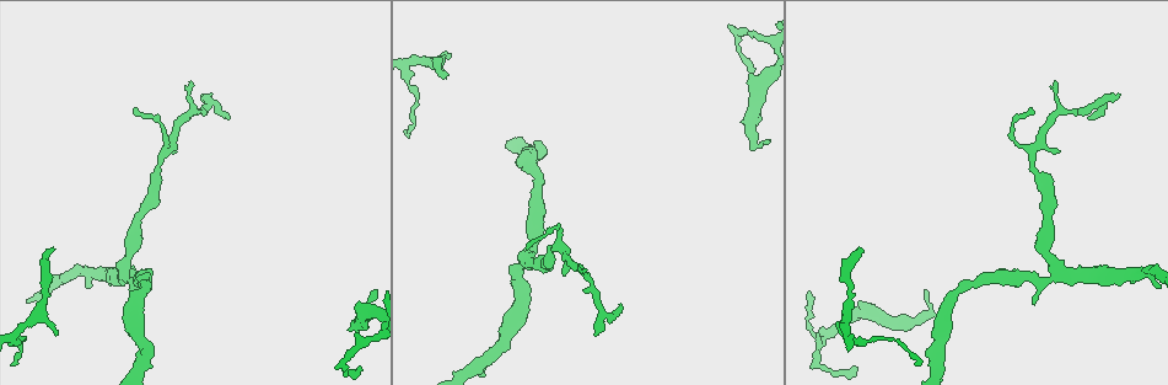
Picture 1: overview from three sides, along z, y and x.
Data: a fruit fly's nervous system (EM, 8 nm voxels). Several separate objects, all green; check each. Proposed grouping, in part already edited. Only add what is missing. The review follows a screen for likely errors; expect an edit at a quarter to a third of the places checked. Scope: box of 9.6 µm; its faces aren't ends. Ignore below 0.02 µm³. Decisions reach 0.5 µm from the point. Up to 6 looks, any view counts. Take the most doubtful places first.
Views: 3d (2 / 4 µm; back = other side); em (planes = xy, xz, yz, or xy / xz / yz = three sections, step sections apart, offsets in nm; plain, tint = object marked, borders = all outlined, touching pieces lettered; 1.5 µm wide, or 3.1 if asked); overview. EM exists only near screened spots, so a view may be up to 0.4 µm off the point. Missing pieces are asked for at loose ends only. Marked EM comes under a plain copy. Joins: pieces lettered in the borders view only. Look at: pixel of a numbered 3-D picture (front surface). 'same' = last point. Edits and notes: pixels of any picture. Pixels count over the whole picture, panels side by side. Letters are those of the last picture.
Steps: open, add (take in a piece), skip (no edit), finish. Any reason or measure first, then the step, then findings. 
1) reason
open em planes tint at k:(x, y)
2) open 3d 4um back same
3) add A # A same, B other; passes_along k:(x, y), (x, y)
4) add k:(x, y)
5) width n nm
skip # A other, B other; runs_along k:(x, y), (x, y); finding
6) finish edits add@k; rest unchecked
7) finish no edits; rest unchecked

free end
open 3d 2um at 1:(753, 73)

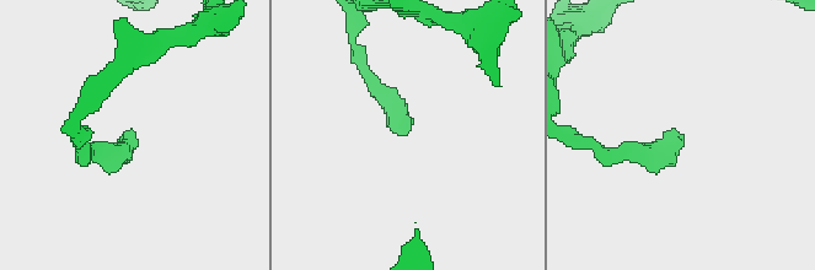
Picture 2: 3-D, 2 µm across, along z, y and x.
open em planes borders at 2:(128, 131)

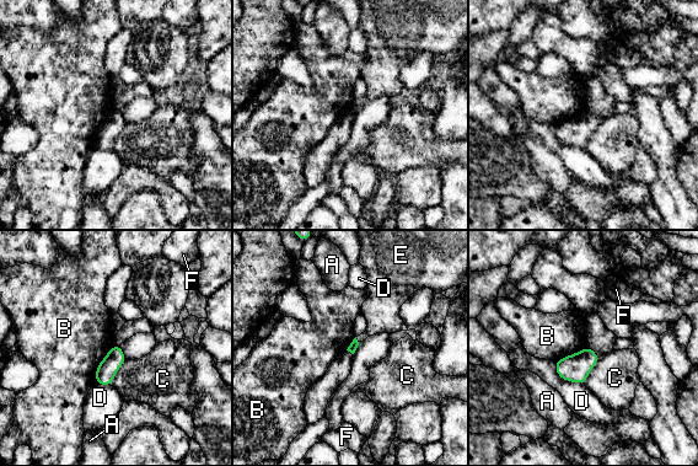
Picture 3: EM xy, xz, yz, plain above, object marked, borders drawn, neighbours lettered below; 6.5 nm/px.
skip # A other, B other, C other, D other, E other, F other; border 3:(116, 343), (97, 367), (94, 378); none of them fits

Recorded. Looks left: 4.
tapers out
open 3d 2um back at 1:(227, 117)

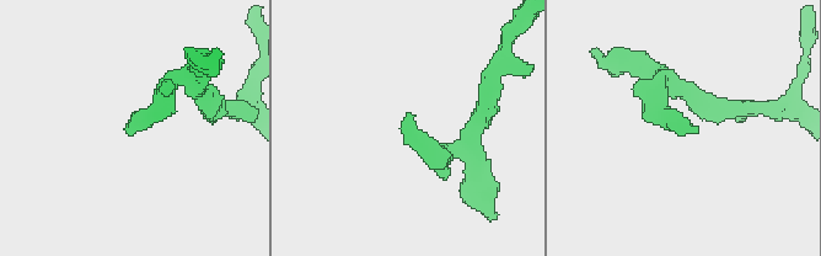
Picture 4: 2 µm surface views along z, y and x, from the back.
open em yz step 4 tint at 4:(132, 135)

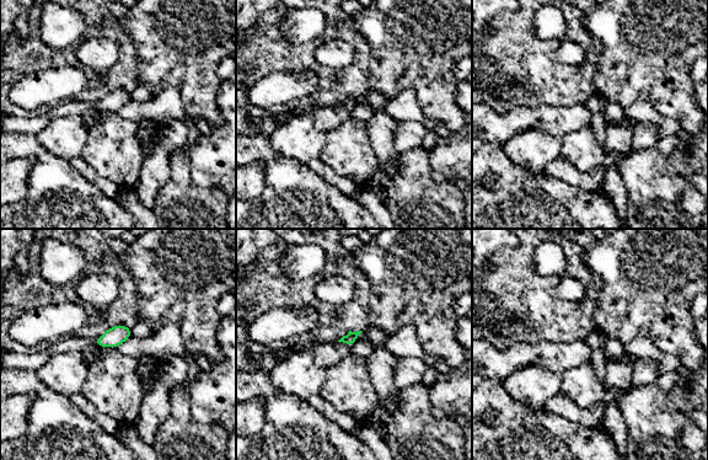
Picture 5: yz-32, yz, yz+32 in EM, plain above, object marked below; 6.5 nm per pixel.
cut it another way
open em planes borders same

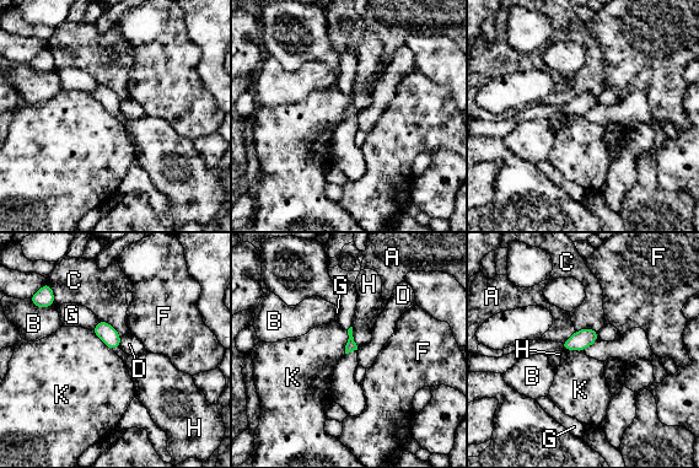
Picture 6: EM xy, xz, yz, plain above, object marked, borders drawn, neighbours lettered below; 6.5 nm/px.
skip # A other, B other, C other, D other, F other, G other, H other, K other; none of them fits

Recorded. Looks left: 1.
finish no edits; rest unchecked

